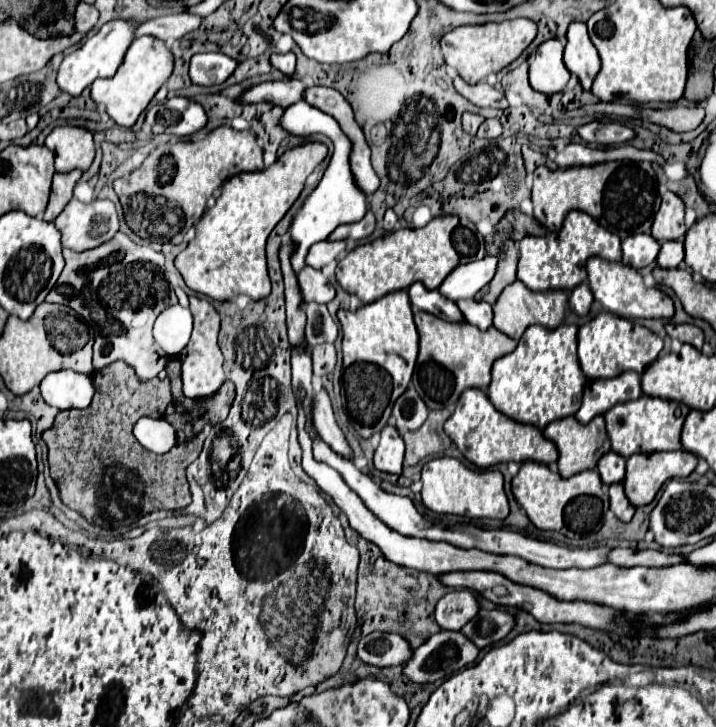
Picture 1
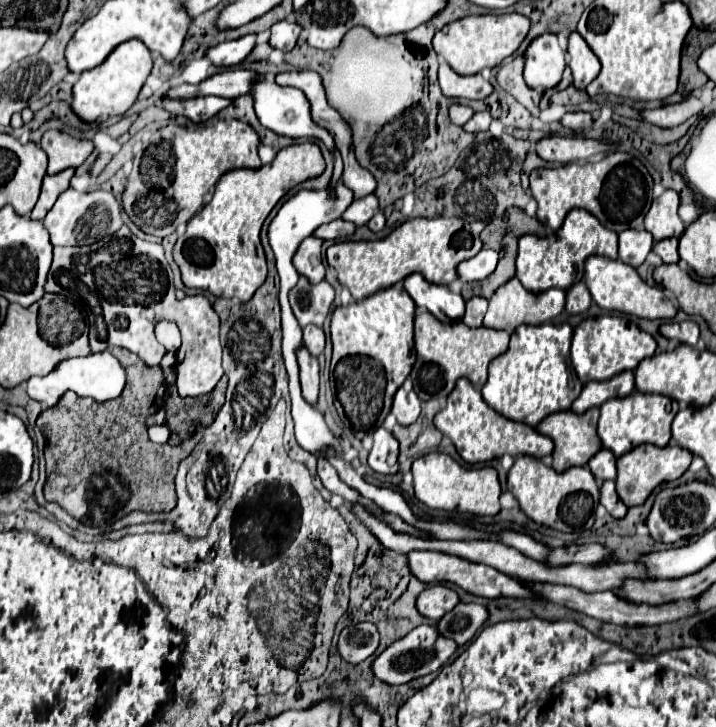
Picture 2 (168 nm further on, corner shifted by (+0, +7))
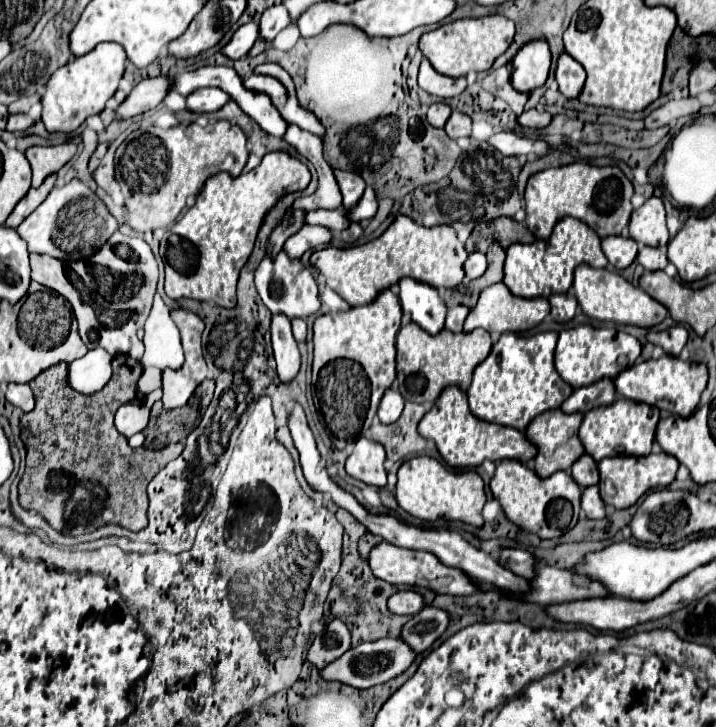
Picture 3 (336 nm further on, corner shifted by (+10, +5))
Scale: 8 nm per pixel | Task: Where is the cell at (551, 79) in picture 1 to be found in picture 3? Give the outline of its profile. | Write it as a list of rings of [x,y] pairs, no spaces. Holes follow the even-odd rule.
[[[533,40],[525,44],[511,60],[511,82],[515,90],[529,94],[545,84],[551,66],[551,52],[545,40]]]

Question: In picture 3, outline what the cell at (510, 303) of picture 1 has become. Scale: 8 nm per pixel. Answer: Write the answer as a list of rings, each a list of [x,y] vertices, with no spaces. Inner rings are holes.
[[[503,282],[489,286],[481,292],[477,306],[469,312],[463,324],[463,332],[471,332],[475,328],[483,328],[487,332],[527,332],[541,324],[541,320],[549,314],[549,302],[547,298],[517,298],[513,296]]]

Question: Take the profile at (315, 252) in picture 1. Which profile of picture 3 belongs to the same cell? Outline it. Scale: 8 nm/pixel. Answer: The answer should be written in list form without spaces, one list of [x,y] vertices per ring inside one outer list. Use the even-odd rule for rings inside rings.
[[[339,206],[335,210],[313,210],[305,216],[305,222],[309,224],[321,224],[325,228],[331,228],[333,232],[341,232],[349,226],[349,218],[347,218],[349,210]]]

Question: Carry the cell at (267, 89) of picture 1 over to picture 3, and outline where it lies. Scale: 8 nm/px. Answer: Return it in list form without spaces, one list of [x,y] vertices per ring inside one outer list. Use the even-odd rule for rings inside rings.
[[[163,76],[141,80],[129,92],[129,96],[119,104],[119,108],[115,110],[115,118],[131,118],[155,108],[165,98],[167,86],[169,86],[169,80]]]

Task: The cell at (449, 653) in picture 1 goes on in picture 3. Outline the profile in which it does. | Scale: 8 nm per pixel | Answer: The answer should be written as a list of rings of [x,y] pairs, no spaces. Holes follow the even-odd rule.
[[[381,638],[375,642],[363,642],[359,646],[351,646],[343,656],[333,660],[333,664],[327,664],[325,668],[319,670],[319,676],[323,680],[337,680],[341,684],[349,684],[353,688],[371,688],[377,684],[383,684],[395,676],[399,676],[403,670],[411,666],[415,658],[415,652],[407,646],[401,644],[397,638]]]

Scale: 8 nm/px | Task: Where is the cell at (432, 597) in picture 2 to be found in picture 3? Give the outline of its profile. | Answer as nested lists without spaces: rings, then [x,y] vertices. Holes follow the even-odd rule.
[[[403,590],[403,592],[395,592],[389,600],[387,600],[387,608],[393,614],[405,614],[405,616],[413,616],[417,614],[423,606],[421,606],[421,596],[413,590]]]

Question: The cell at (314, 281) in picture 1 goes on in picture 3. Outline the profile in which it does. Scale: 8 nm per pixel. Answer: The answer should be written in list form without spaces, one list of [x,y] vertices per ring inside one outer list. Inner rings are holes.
[[[303,224],[303,228],[299,228],[293,236],[287,238],[285,242],[285,252],[293,258],[301,258],[303,252],[317,248],[317,244],[329,244],[333,240],[333,232],[325,226],[311,226],[311,224]]]

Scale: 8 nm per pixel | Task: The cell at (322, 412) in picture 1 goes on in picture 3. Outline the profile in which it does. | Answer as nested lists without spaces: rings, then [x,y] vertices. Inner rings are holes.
[[[273,314],[271,318],[271,344],[281,382],[289,382],[291,378],[295,378],[301,364],[297,342],[291,334],[289,324],[291,320],[285,314]]]

